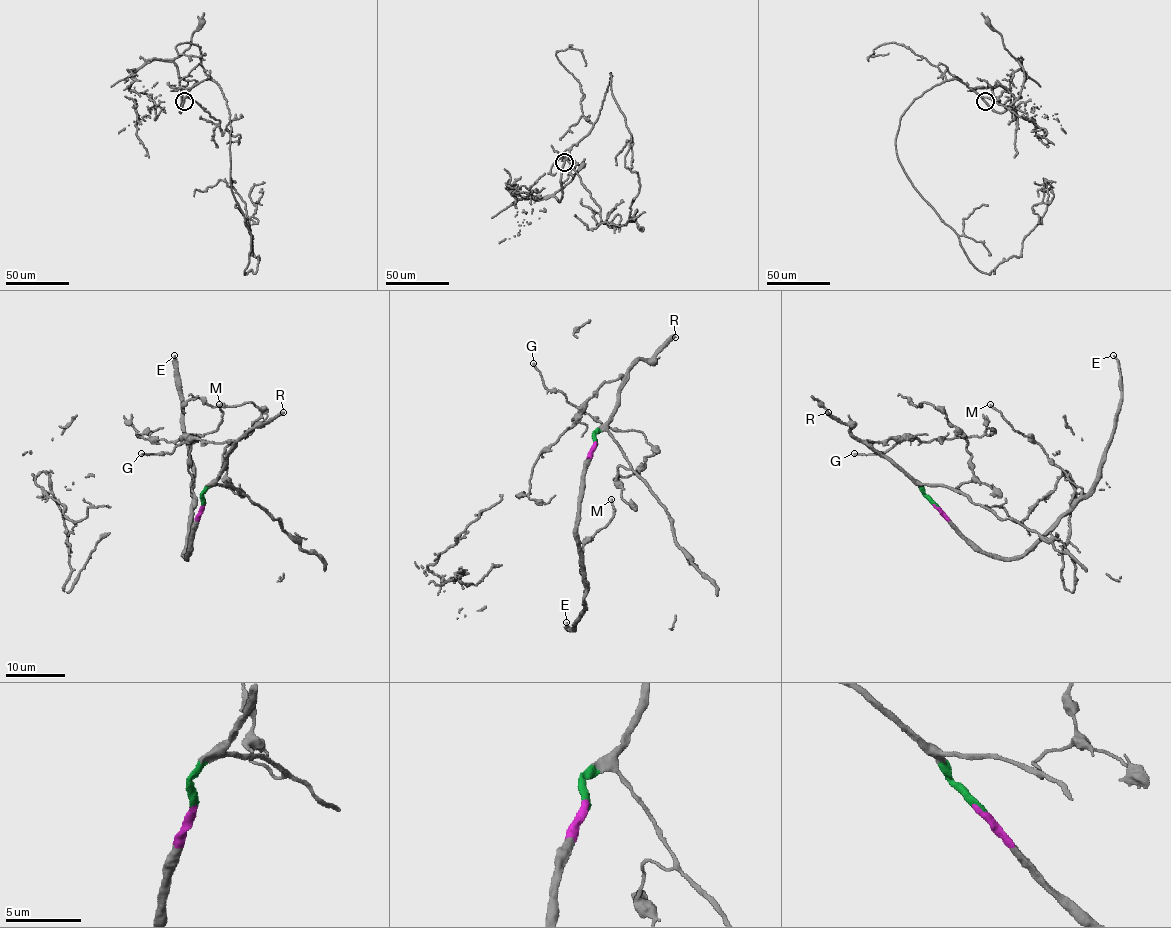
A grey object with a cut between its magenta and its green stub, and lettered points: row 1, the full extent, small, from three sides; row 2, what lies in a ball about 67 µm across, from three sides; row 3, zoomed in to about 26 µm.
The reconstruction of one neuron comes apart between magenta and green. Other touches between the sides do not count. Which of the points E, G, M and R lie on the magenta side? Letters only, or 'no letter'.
E, M

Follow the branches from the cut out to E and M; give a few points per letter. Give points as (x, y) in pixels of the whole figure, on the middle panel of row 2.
E: (595, 444), (584, 471), (584, 492), (578, 517), (585, 608), (572, 630), (566, 623)
M: (595, 444), (584, 471), (578, 517), (584, 591), (582, 547), (609, 521), (615, 510), (612, 499)

